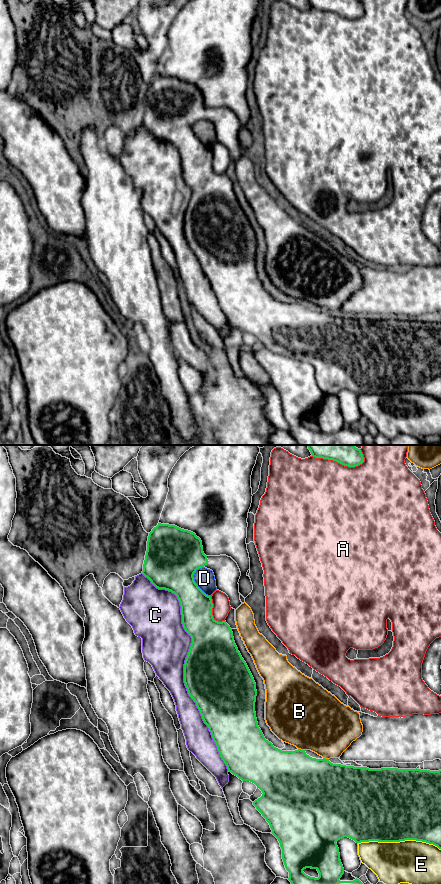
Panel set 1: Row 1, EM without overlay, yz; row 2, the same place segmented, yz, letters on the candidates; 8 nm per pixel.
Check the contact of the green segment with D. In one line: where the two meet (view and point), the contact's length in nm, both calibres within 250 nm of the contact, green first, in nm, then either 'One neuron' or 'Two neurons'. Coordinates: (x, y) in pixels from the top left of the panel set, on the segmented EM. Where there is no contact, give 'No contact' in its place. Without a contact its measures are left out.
Touches green at yz (194, 581). Shared border 260 nm. Thickness 420 nm (green) against 160 nm. Two neurons

